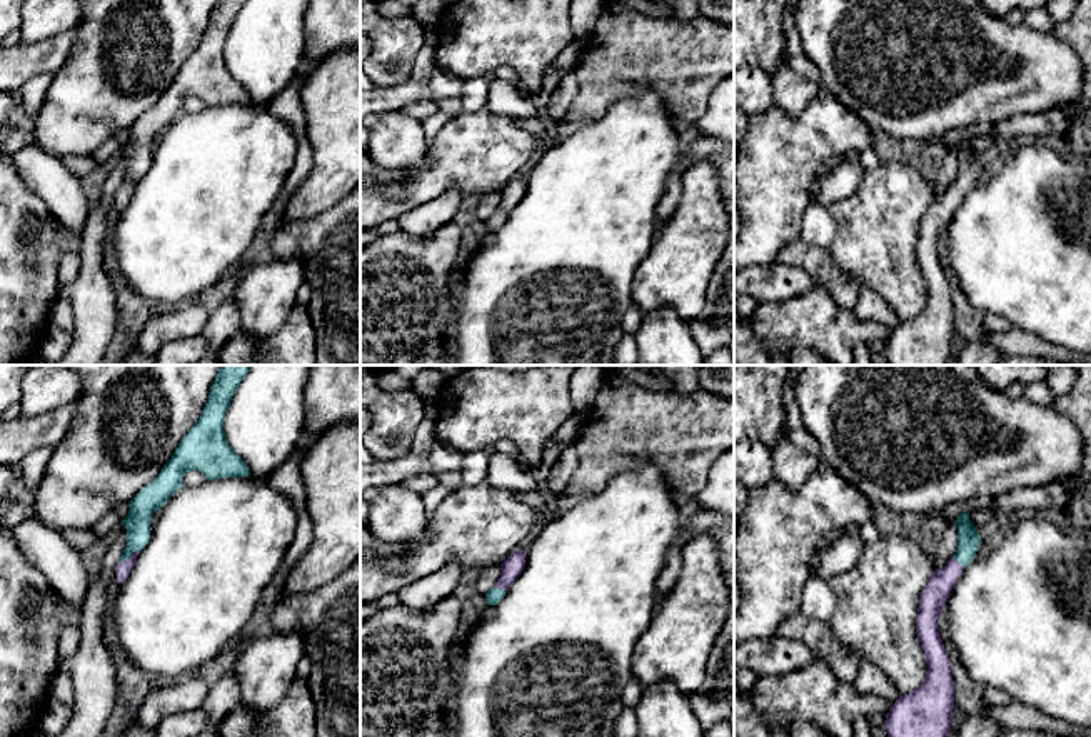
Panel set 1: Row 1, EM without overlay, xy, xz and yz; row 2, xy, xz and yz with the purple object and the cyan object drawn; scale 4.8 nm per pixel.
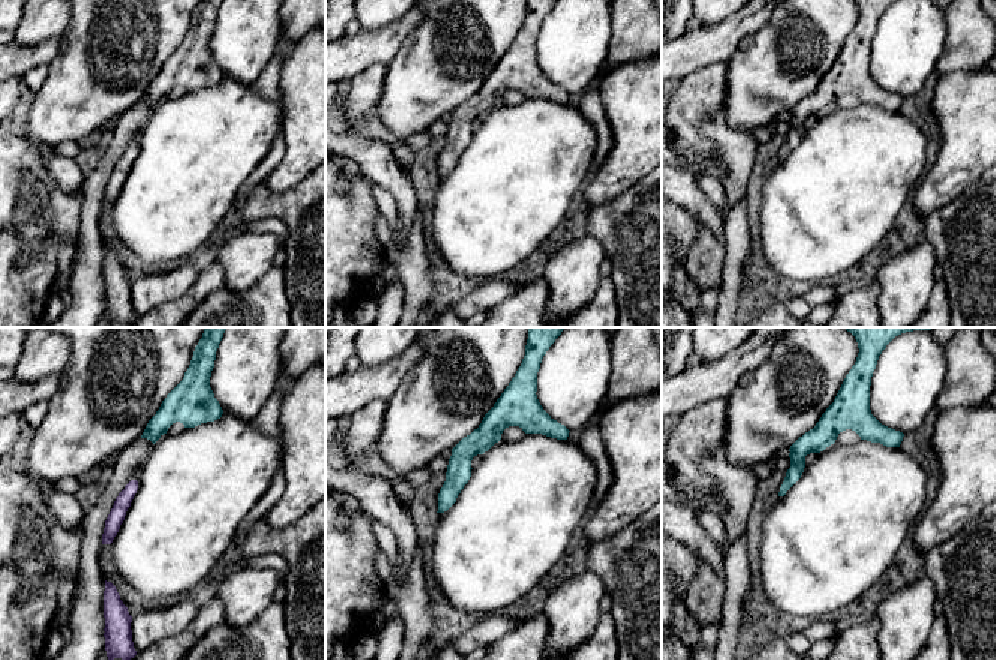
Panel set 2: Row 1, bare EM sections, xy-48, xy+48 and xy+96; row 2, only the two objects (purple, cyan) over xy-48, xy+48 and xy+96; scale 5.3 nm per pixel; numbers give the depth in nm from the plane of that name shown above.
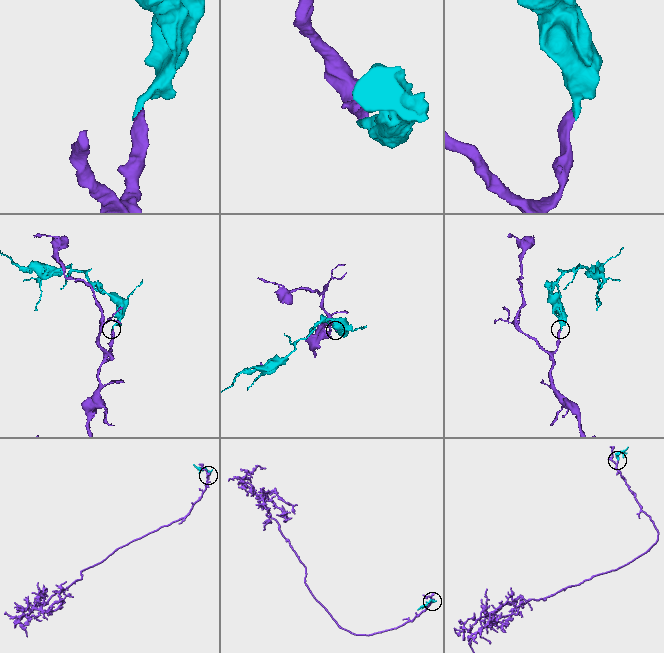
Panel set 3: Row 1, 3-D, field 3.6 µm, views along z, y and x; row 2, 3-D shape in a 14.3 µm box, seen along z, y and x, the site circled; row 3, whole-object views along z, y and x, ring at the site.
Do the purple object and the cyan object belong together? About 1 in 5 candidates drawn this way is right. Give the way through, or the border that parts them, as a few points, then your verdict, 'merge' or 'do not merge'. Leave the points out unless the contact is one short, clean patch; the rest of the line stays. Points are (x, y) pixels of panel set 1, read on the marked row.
across xy (124, 569), (130, 557), (142, 507) | merge

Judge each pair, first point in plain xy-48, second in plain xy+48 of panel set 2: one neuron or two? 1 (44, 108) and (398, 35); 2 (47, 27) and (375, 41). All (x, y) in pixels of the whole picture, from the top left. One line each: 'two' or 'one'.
1: two
2: two

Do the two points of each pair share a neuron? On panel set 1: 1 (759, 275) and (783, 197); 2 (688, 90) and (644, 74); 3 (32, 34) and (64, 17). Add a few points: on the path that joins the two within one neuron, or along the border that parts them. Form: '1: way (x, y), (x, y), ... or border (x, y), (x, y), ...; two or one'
1: border (779, 260), (751, 267); two
2: way (678, 80), (671, 74), (654, 74); one
3: way (40, 25), (49, 17), (55, 17); one

